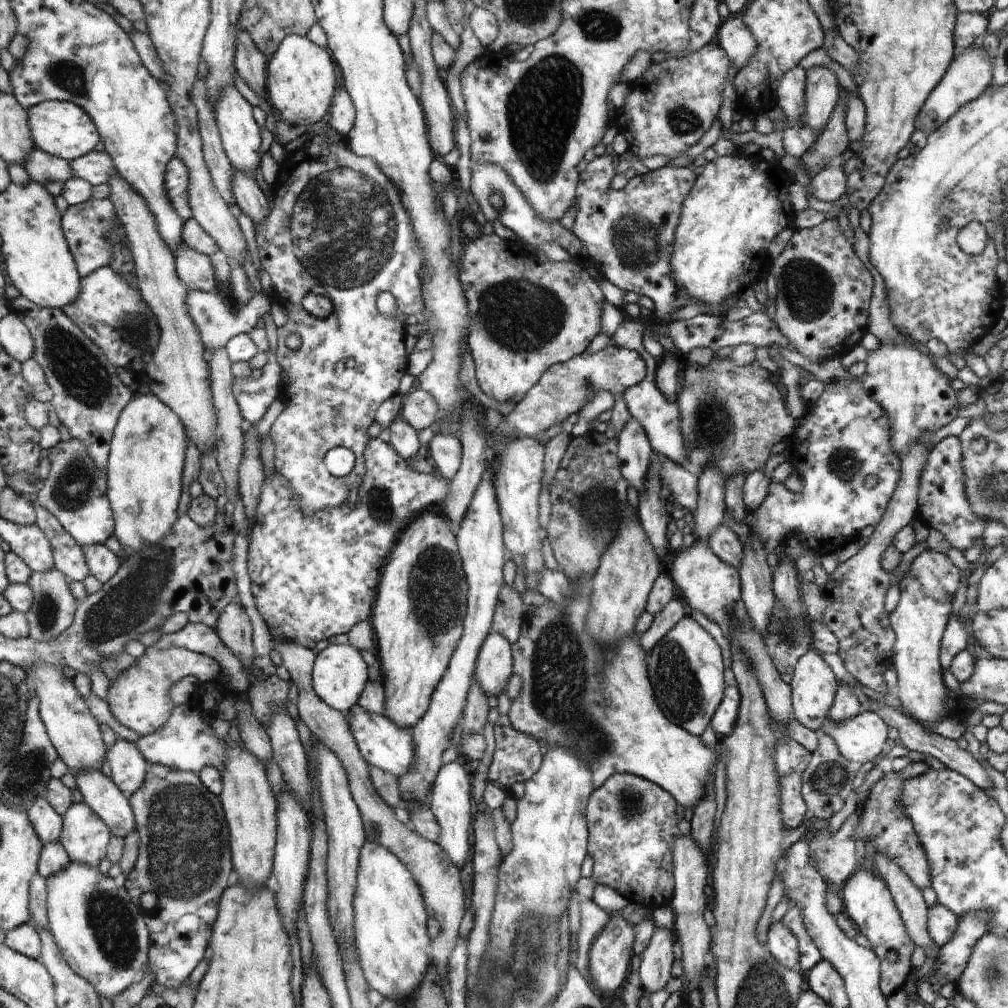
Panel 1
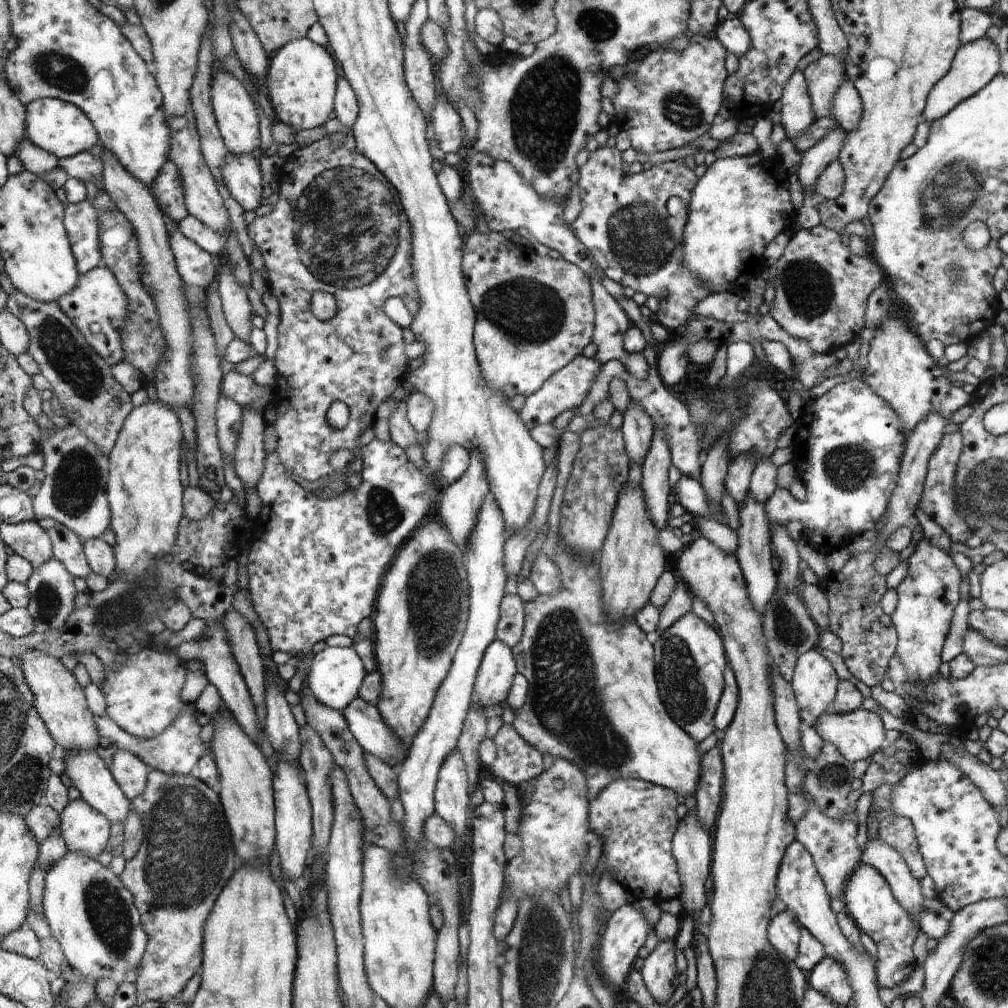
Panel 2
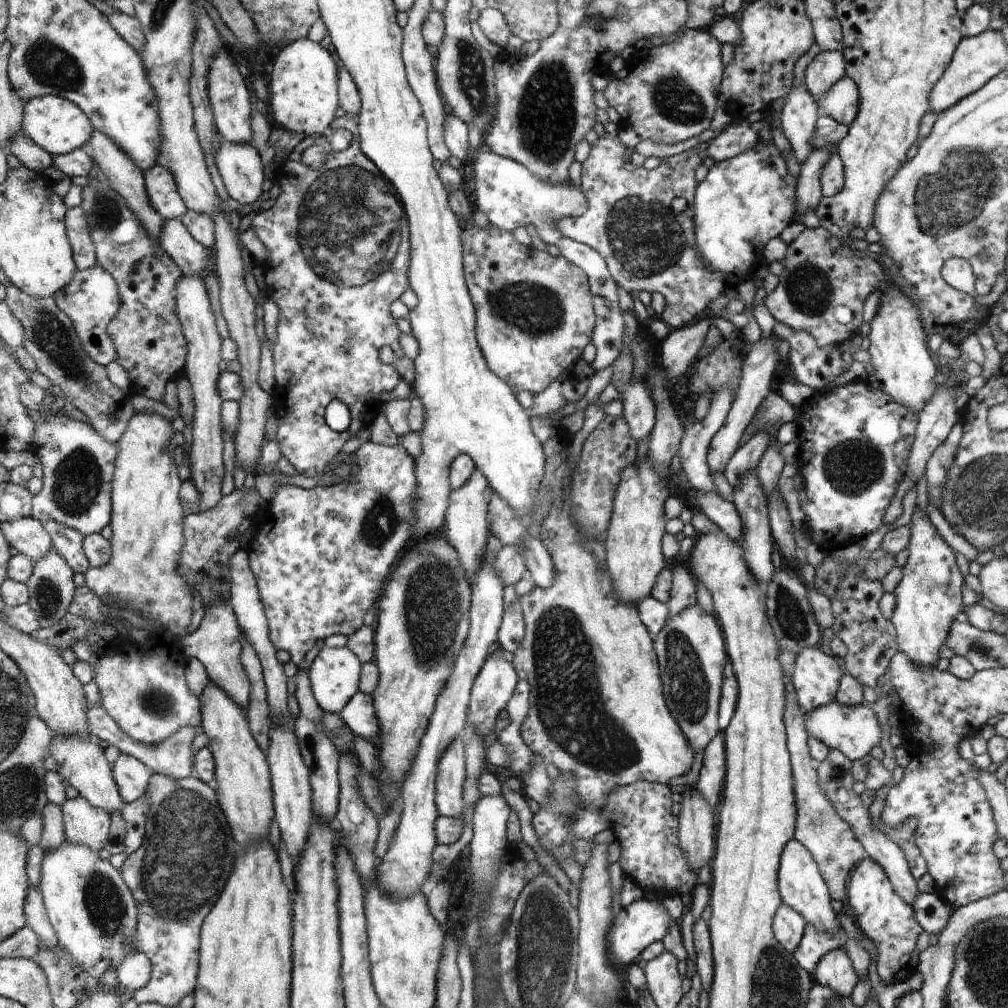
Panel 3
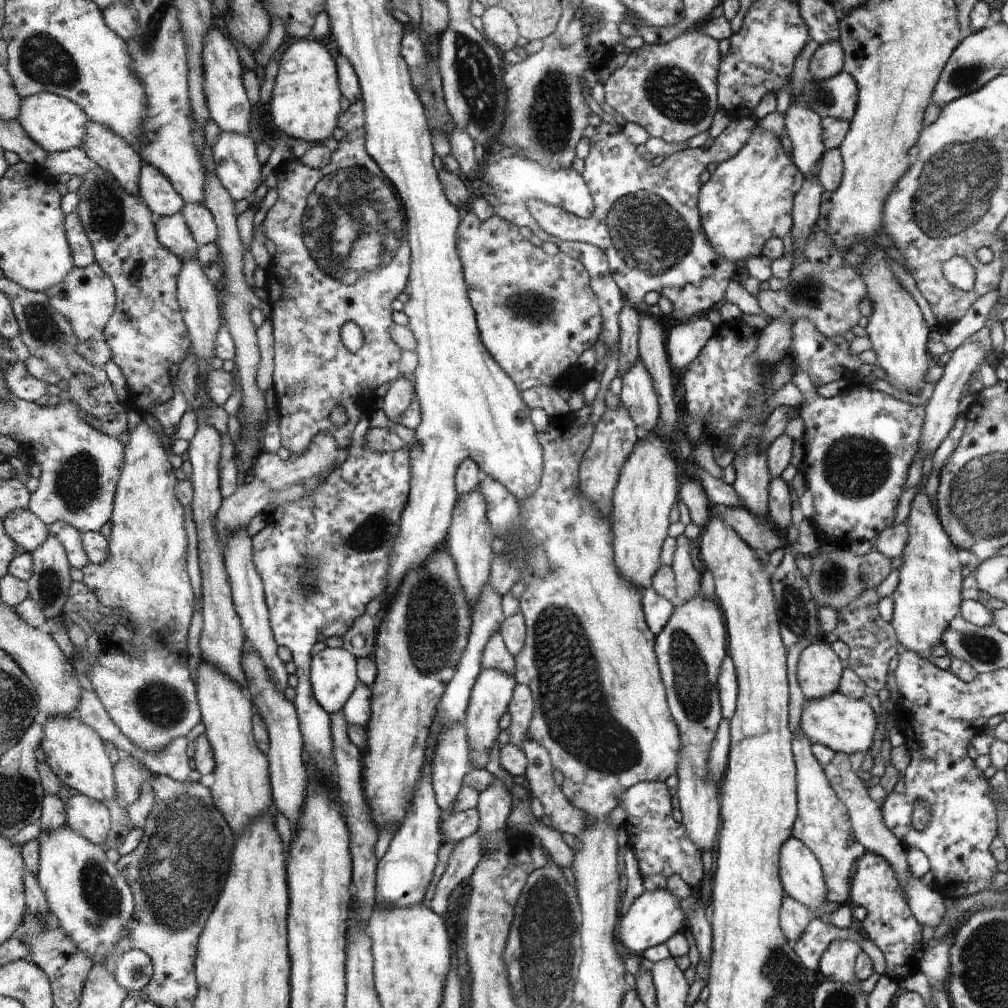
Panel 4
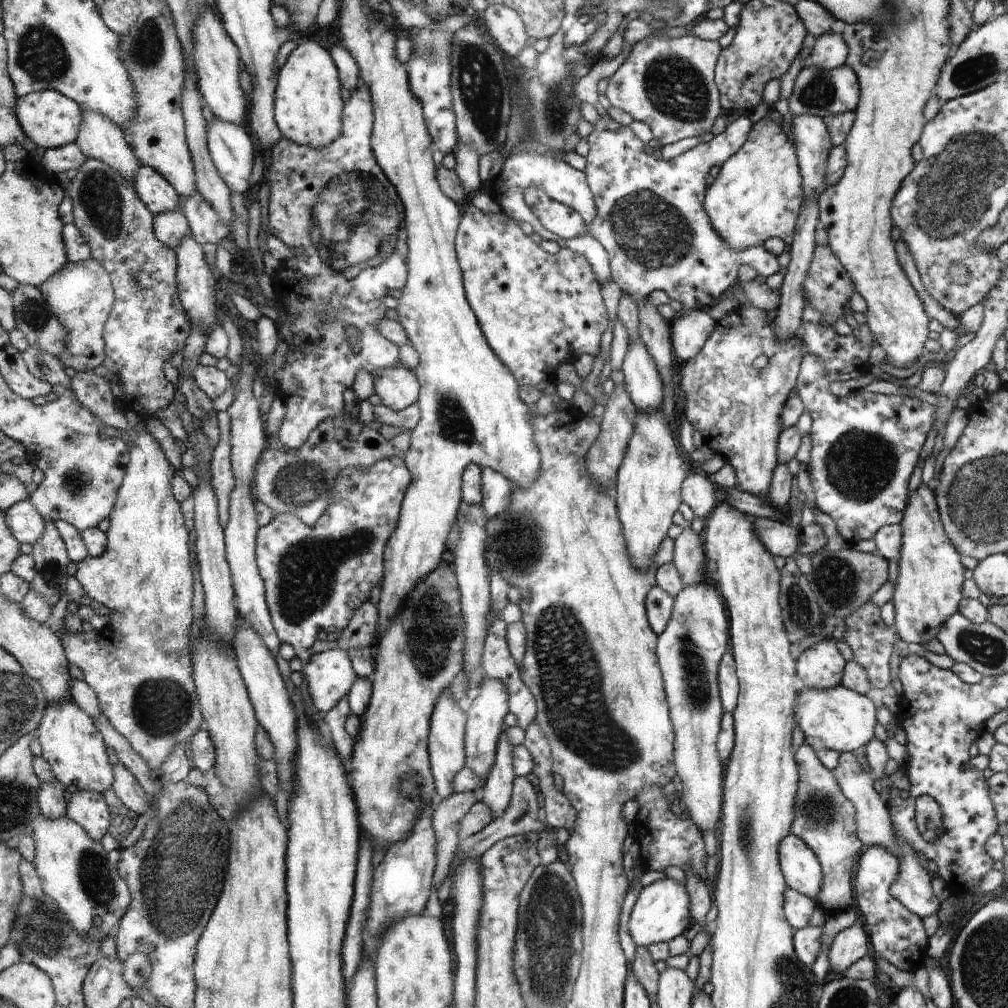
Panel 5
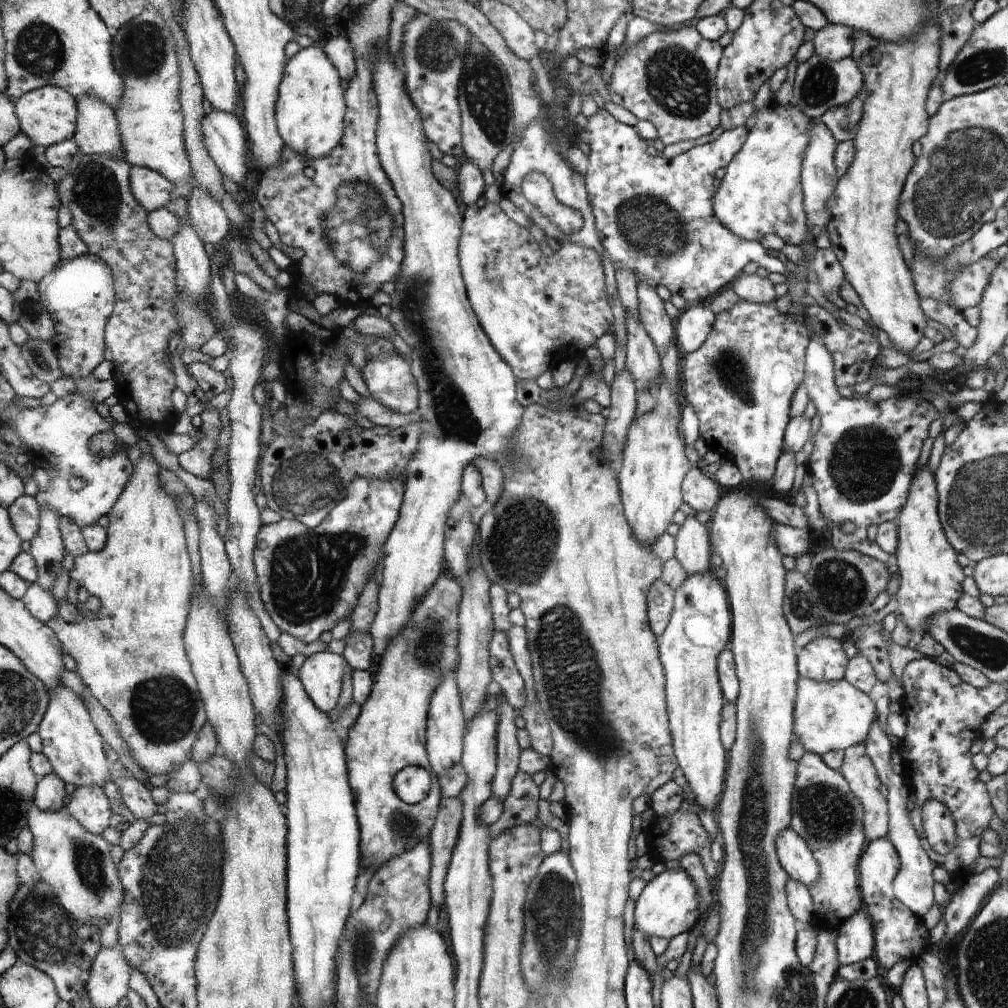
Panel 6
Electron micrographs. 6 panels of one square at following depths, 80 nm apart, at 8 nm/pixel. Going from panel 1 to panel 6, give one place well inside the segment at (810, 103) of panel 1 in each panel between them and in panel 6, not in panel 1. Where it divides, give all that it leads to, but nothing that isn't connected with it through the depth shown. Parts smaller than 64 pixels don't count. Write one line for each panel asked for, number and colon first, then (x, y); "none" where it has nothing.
2: (825, 76)
3: (827, 67)
4: (829, 58)
5: (830, 50)
6: (833, 42)

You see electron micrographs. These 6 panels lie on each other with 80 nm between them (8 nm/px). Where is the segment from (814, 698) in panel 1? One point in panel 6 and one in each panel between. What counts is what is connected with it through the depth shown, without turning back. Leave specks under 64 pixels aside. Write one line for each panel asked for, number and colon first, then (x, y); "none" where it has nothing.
2: (815, 681)
3: (816, 678)
4: (819, 671)
5: (821, 666)
6: (823, 658)

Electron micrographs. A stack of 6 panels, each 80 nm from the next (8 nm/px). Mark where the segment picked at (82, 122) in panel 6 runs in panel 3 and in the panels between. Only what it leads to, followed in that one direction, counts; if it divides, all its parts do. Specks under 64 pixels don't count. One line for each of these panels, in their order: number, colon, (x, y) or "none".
3: (124, 175)
4: (108, 149)
5: (100, 137)

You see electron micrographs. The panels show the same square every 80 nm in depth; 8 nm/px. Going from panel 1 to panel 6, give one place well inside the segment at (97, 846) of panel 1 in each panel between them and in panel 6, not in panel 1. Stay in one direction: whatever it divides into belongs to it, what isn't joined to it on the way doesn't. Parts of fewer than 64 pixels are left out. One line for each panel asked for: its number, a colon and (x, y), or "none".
2: (83, 829)
3: (83, 822)
4: (90, 817)
5: (89, 809)
6: (89, 804)

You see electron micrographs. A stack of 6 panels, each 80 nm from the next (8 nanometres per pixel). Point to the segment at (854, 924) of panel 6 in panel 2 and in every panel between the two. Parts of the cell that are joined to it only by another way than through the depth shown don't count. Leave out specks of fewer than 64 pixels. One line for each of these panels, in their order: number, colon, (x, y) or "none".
2: (829, 978)
3: (835, 969)
4: (837, 963)
5: (850, 944)

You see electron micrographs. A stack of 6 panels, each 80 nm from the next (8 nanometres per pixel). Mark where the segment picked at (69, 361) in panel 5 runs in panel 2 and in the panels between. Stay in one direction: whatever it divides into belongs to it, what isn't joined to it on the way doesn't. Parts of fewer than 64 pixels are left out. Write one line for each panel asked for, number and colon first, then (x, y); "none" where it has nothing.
2: (98, 307)
3: (91, 299)
4: (86, 296)

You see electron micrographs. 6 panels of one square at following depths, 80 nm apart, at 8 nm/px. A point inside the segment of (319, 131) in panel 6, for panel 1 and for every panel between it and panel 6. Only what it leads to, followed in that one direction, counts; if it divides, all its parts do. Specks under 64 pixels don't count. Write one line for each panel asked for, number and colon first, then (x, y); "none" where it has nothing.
1: (301, 80)
2: (301, 78)
3: (302, 98)
4: (305, 104)
5: (308, 107)

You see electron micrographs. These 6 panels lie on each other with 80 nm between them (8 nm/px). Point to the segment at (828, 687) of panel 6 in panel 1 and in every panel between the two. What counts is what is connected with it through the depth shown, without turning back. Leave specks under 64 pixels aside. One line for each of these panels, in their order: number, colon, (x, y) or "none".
1: (860, 738)
2: (857, 735)
3: (853, 730)
4: (846, 725)
5: (837, 718)

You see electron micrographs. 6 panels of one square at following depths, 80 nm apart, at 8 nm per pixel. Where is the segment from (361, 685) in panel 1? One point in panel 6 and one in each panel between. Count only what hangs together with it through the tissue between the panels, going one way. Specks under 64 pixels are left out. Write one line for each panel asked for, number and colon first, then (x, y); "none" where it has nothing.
2: (336, 675)
3: (335, 672)
4: (334, 671)
5: (329, 675)
6: (321, 673)

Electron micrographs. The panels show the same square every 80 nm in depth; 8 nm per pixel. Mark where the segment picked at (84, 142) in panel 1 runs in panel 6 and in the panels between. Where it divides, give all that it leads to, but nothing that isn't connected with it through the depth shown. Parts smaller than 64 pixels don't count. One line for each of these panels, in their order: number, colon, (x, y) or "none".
2: (59, 127)
3: (59, 126)
4: (55, 123)
5: (50, 119)
6: (47, 116)

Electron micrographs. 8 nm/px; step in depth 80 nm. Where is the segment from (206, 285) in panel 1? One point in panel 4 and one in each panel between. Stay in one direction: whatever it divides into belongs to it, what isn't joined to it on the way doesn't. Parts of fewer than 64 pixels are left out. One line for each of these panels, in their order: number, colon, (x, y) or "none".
2: (196, 267)
3: (192, 258)
4: (173, 232)

